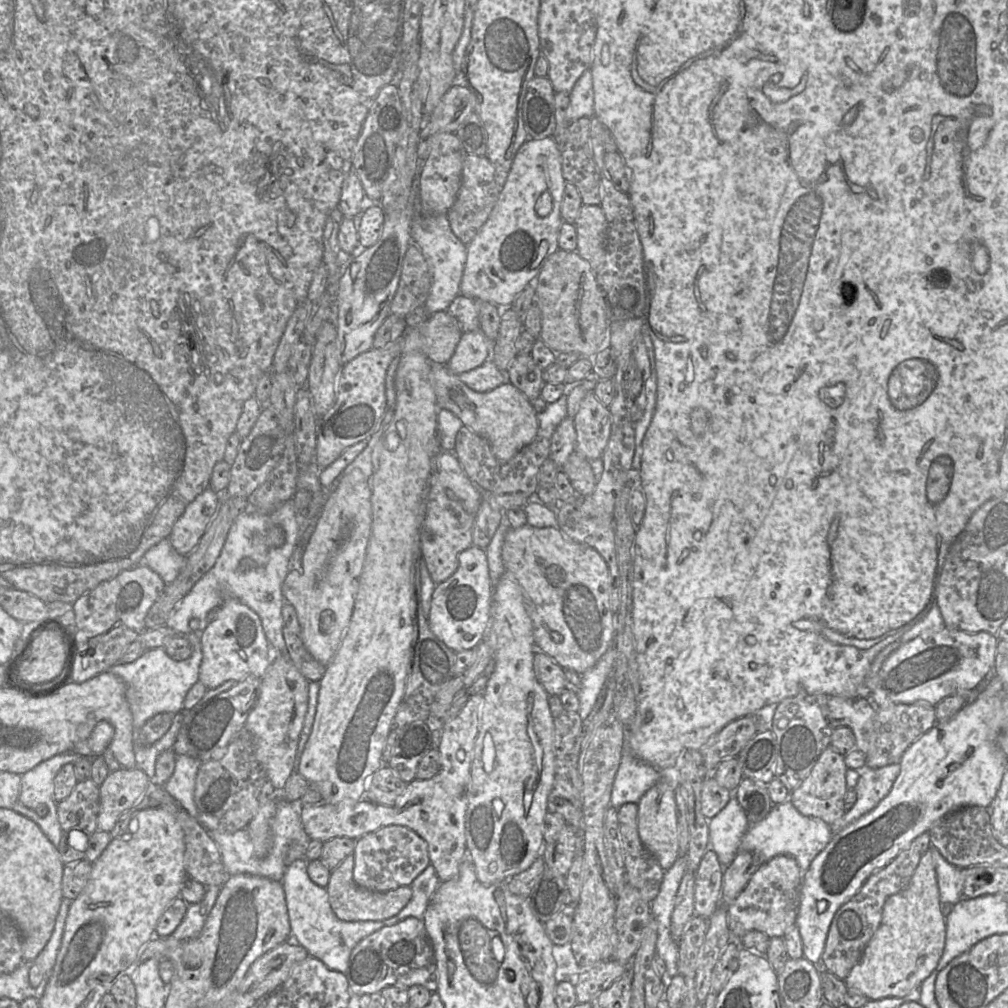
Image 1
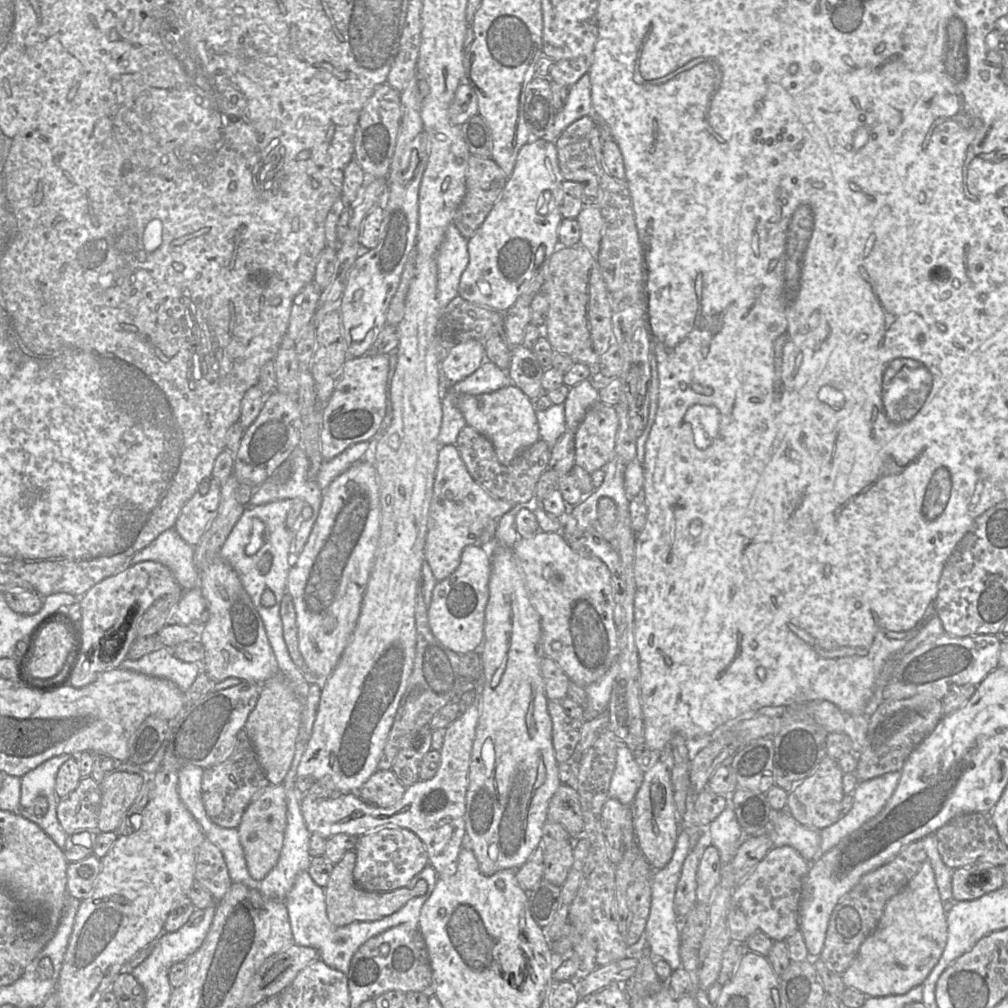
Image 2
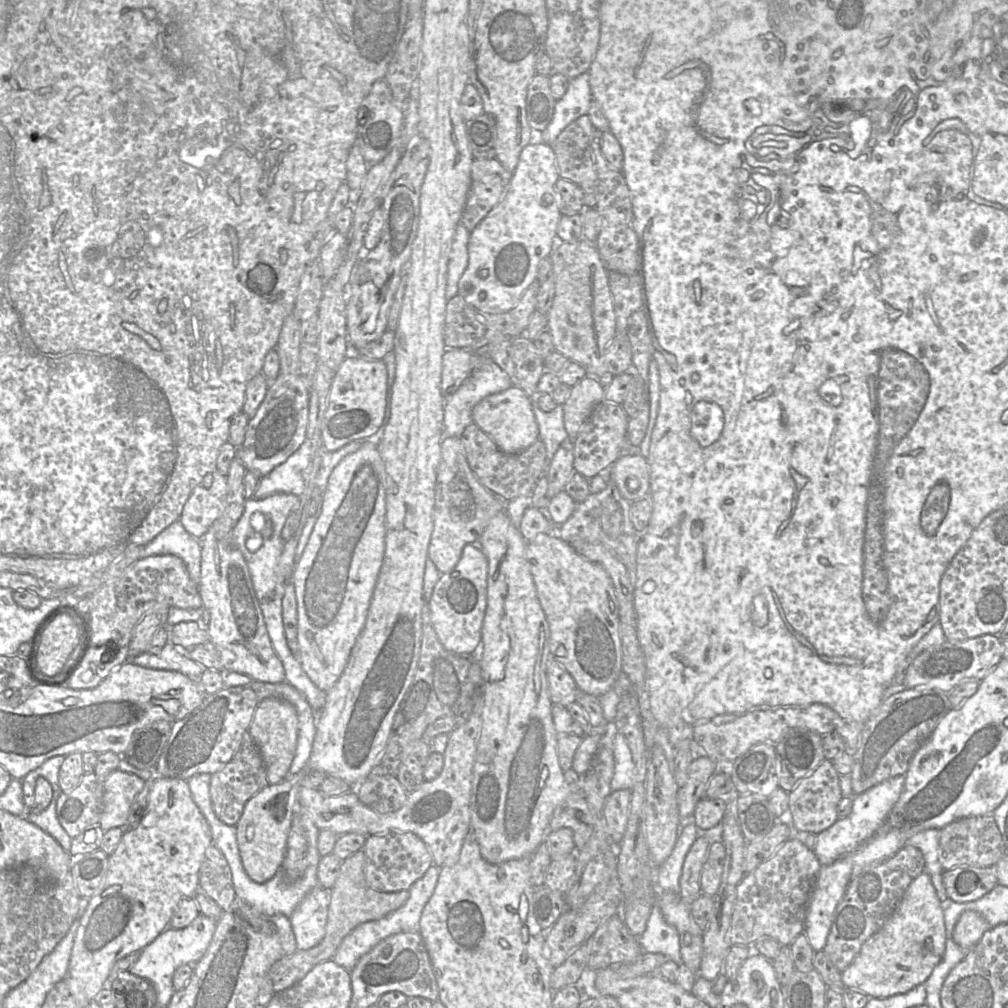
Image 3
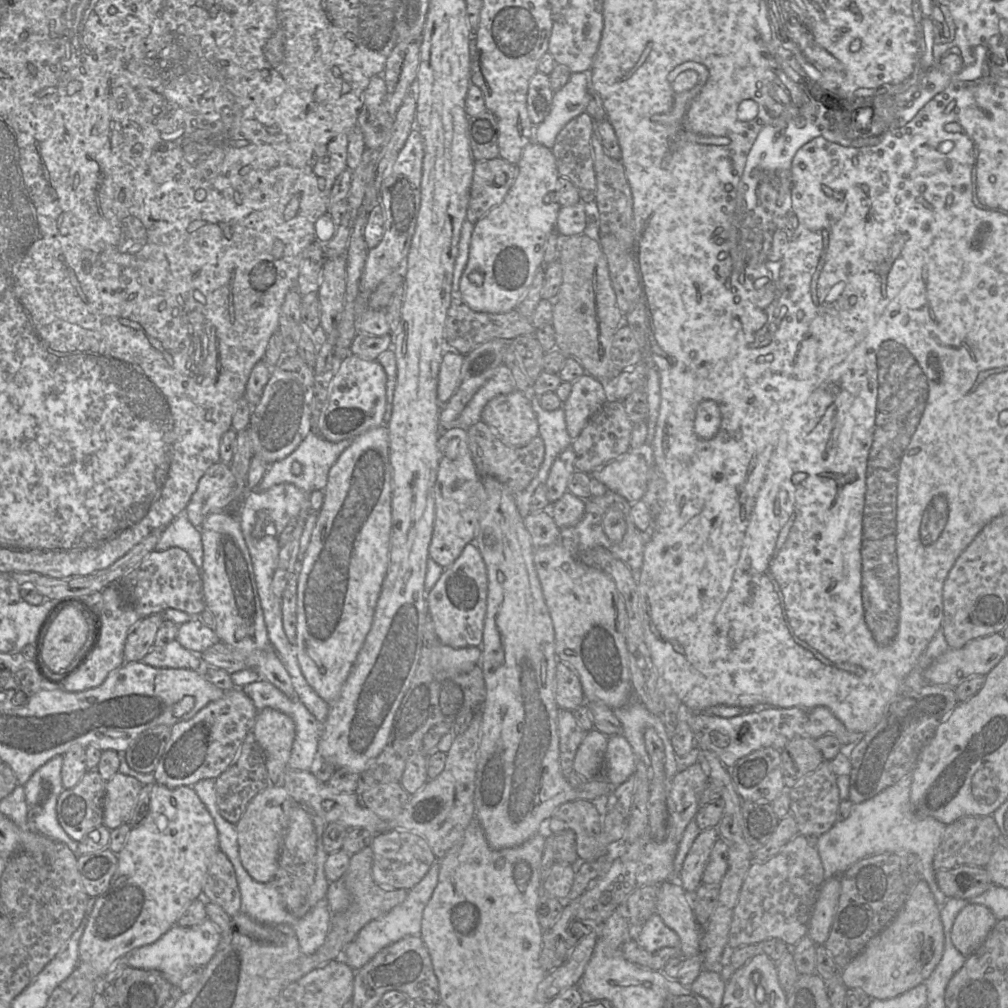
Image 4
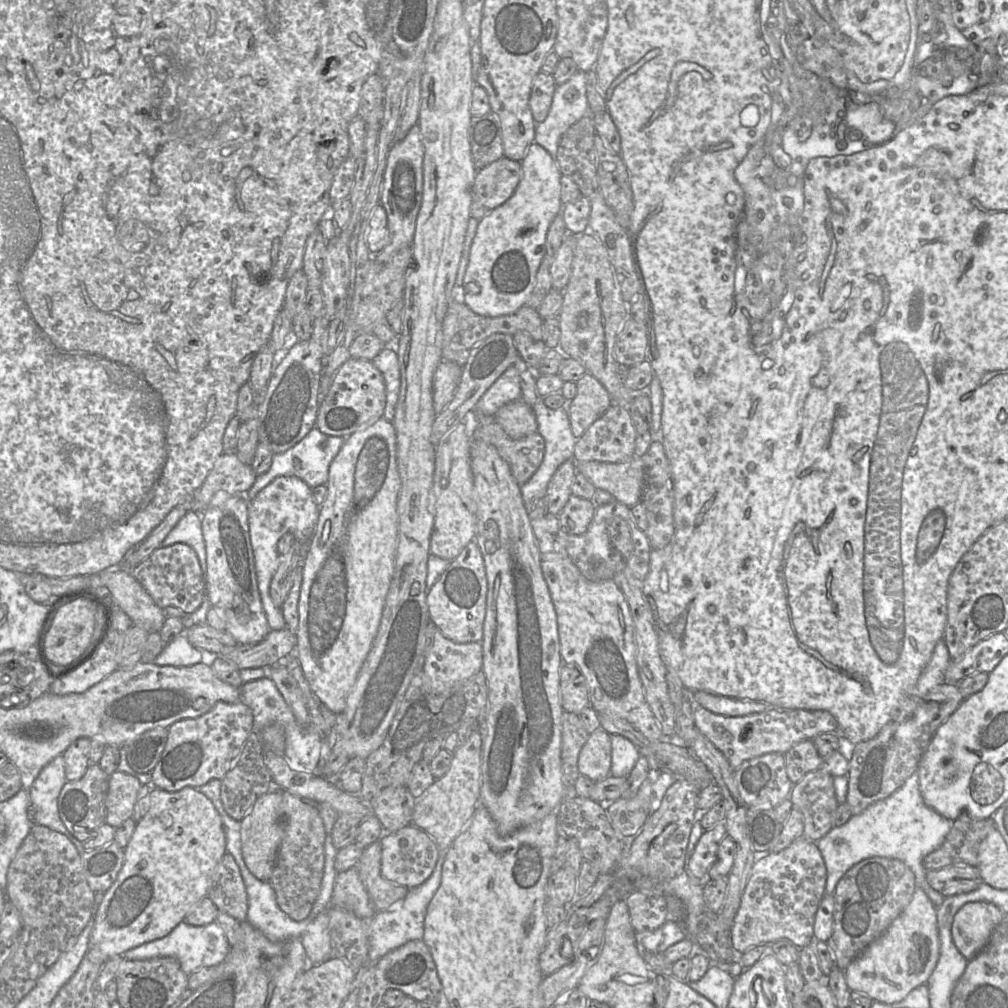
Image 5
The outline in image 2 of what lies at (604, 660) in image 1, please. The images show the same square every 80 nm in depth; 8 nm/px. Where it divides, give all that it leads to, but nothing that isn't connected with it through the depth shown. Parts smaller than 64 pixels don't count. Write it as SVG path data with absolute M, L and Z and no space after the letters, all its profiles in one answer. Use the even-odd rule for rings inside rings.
M616 660L609 670L597 681L584 687L587 694L587 705L584 709L584 720L591 720L604 711L608 711L613 684L620 671Z

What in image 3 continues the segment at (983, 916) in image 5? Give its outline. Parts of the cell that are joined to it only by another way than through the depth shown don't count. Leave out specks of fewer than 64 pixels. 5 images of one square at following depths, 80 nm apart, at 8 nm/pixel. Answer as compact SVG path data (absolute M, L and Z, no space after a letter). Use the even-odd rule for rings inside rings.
M967 910L961 914L955 924L952 939L963 951L969 951L990 928L981 914L974 910Z

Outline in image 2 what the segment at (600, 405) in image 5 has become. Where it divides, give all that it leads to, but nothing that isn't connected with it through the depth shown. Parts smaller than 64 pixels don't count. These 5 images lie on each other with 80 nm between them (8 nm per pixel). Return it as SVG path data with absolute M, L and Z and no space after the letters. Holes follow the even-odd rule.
M590 379L584 380L570 388L564 402L567 429L575 431L588 409L599 400L599 391Z

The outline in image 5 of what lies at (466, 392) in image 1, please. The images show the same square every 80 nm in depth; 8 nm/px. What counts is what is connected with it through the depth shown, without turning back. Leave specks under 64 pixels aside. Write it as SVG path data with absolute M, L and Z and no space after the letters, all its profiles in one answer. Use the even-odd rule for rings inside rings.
M522 399L505 404L494 417L512 439L518 440L537 432L537 420L533 409Z

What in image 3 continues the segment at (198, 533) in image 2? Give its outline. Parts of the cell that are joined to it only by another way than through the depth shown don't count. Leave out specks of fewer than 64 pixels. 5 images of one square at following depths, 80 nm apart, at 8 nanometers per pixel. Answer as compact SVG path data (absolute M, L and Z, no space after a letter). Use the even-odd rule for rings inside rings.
M217 469L212 473L210 487L197 485L186 501L179 521L193 537L201 540L225 506L227 475Z

